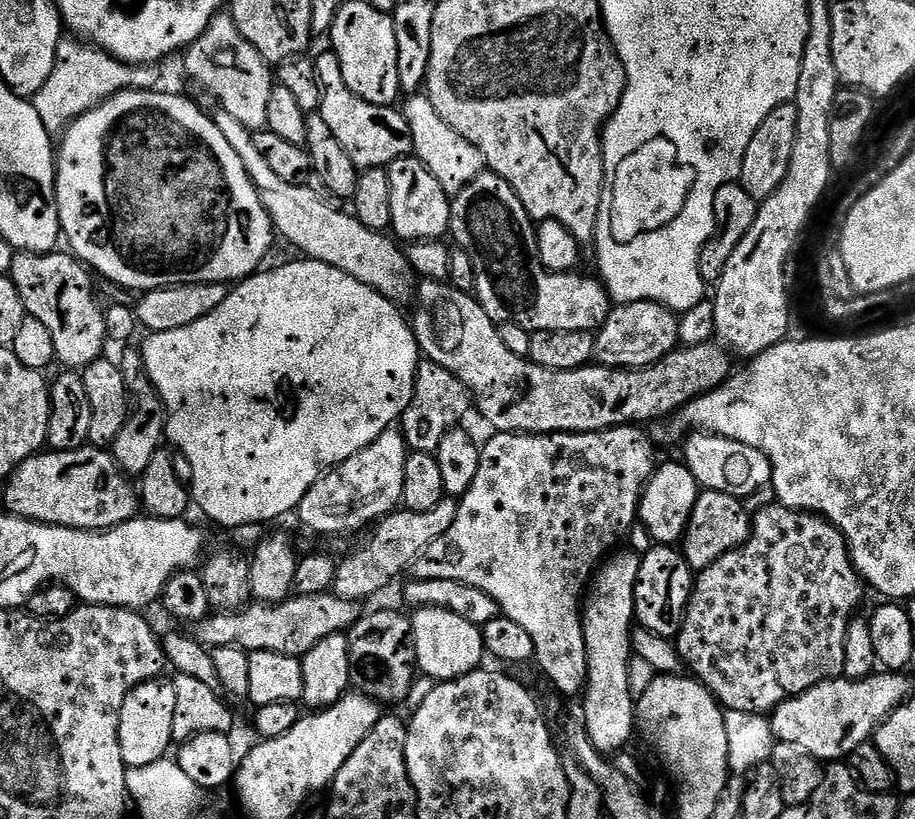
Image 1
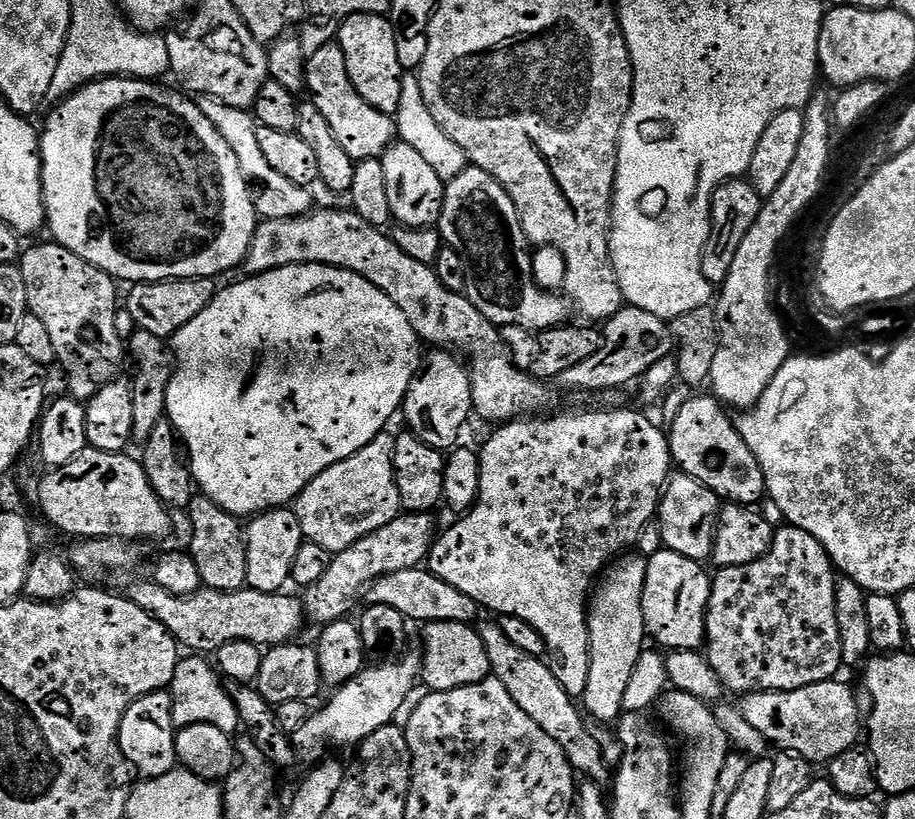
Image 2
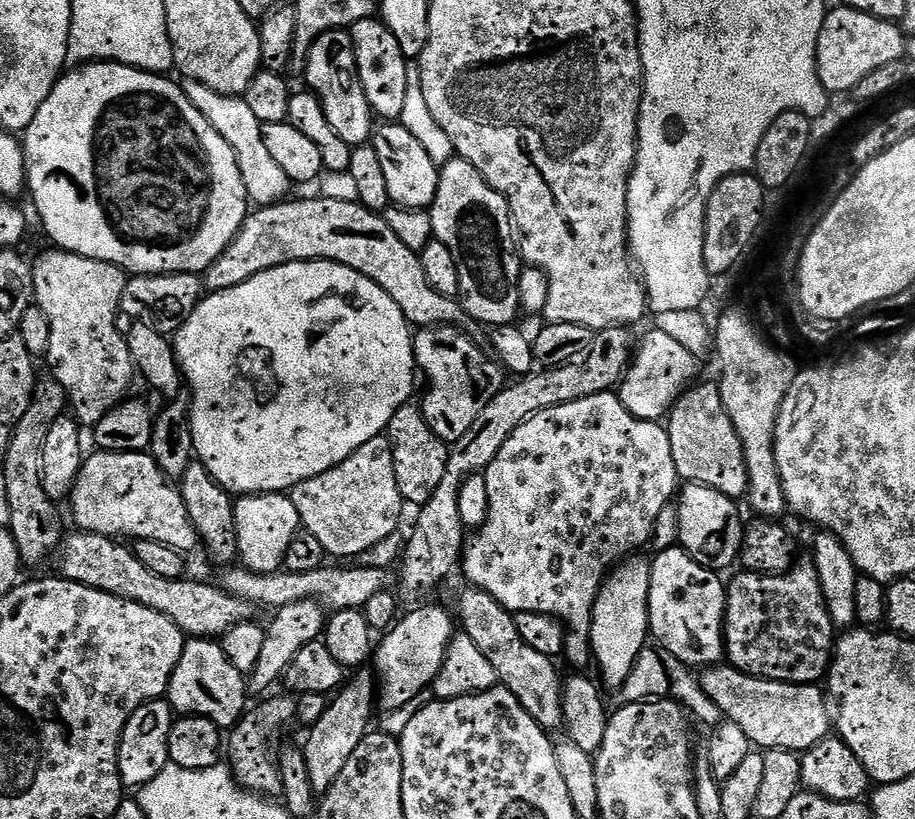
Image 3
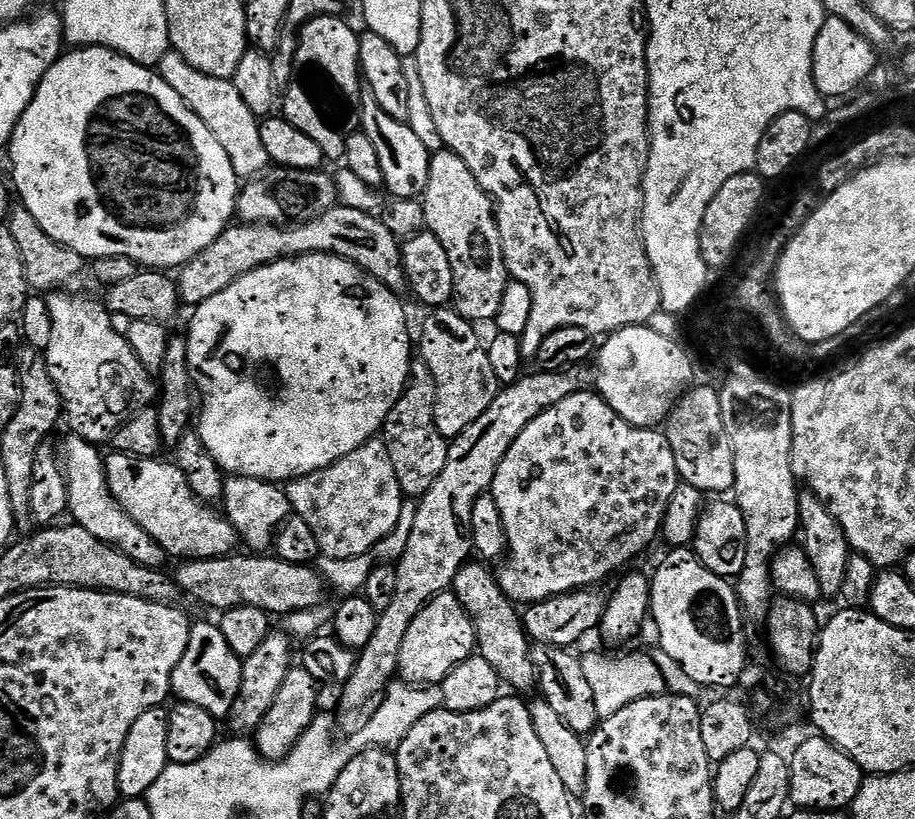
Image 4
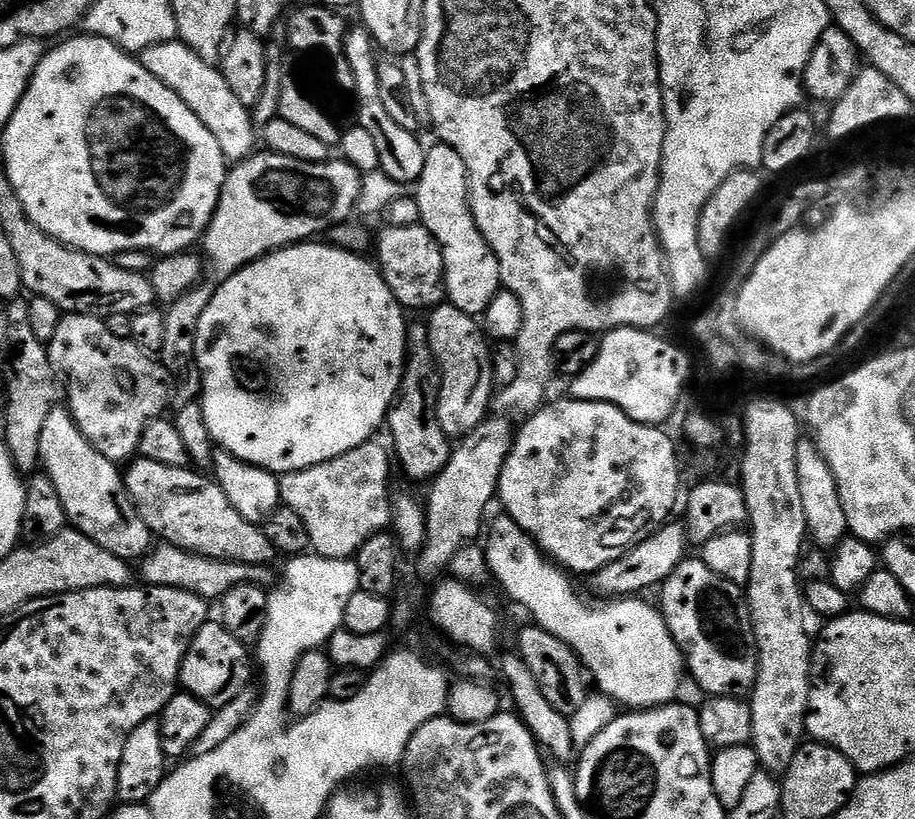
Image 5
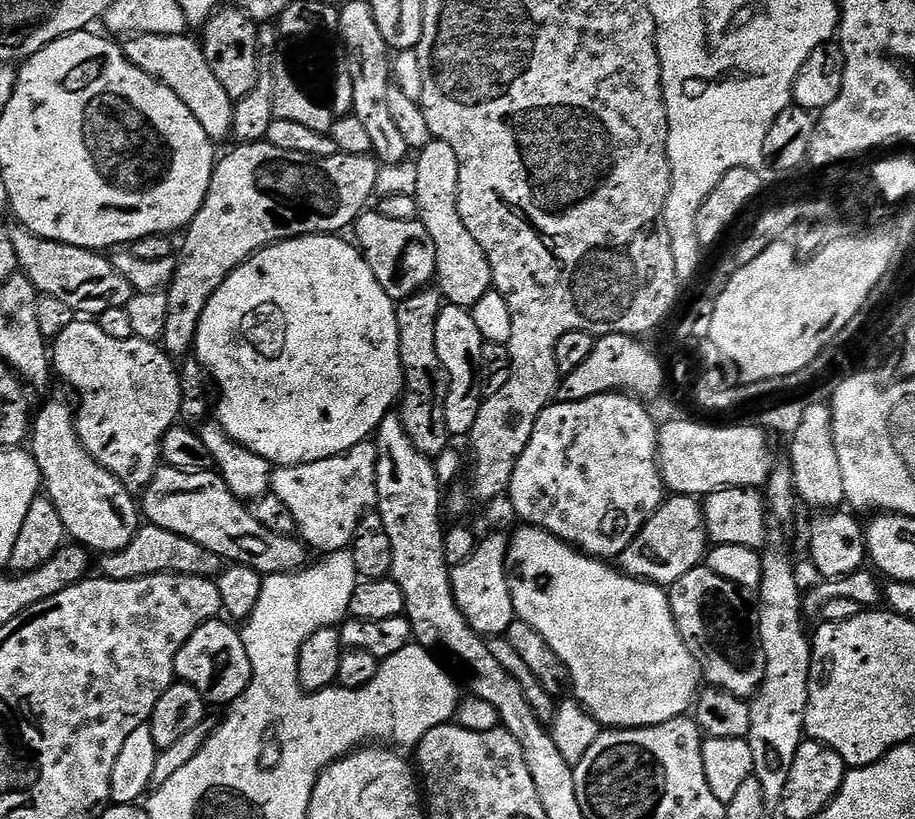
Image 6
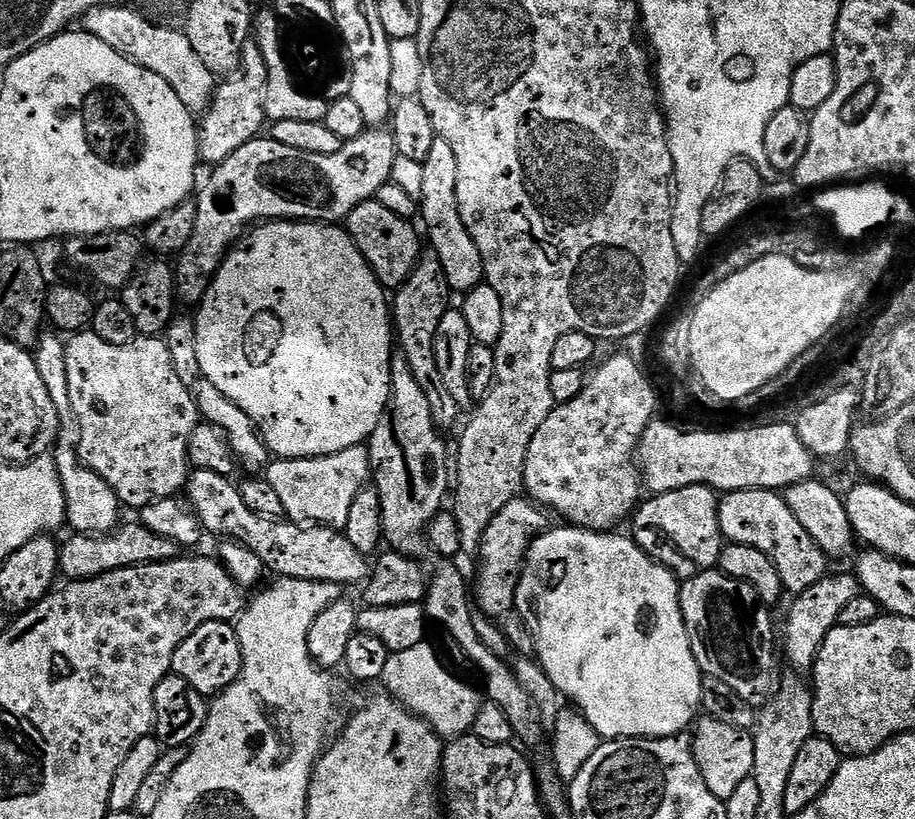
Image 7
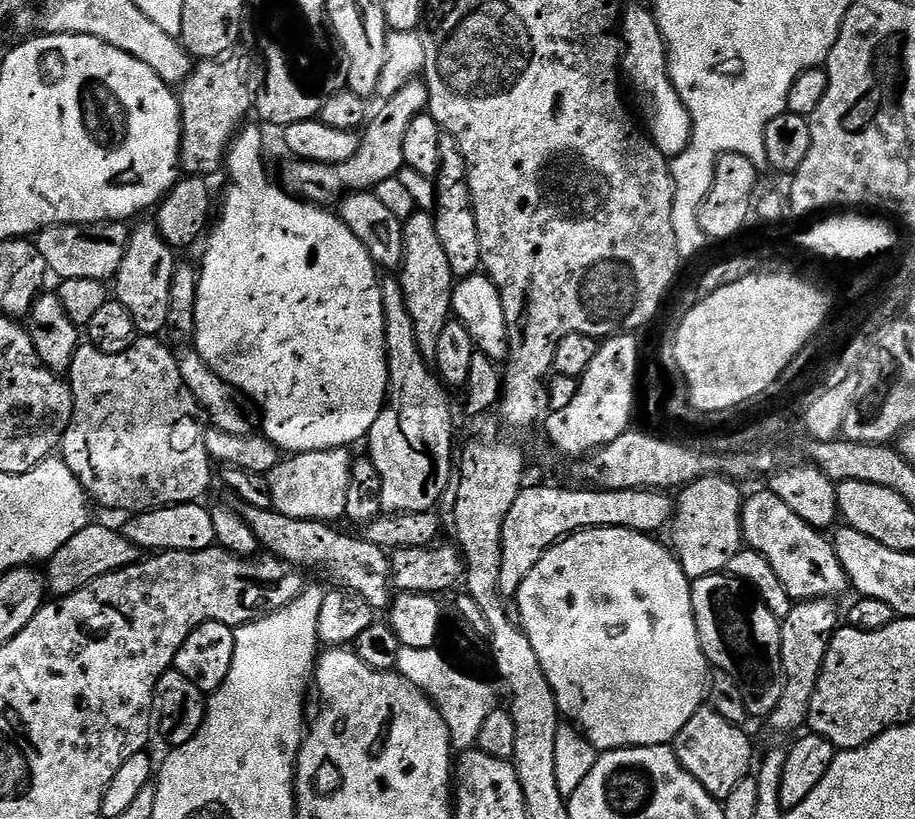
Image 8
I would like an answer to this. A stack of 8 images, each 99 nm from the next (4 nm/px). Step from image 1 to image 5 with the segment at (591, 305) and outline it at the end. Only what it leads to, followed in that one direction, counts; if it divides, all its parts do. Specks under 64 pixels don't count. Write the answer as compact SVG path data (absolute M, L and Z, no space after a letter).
M436 142L424 153L422 174L414 185L420 223L438 242L444 263L444 290L447 303L466 314L480 318L502 290L500 263L490 250L482 230L474 222L468 205L468 171L458 158L458 150Z

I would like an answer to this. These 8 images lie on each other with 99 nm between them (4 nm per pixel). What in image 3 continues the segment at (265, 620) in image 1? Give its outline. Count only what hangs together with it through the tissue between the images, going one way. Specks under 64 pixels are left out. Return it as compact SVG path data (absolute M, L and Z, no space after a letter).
M79 530L73 533L73 536L72 533L65 535L58 549L59 575L63 579L97 588L123 600L138 602L150 610L158 610L158 614L166 614L166 618L170 618L170 622L181 628L188 638L219 638L226 630L253 619L253 604L223 592L215 583L203 584L200 580L189 578L164 578L148 570L133 549L119 539Z

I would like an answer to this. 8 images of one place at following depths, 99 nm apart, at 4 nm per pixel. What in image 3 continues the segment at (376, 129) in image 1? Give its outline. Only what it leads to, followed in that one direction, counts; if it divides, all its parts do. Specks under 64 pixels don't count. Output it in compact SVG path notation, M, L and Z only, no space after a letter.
M351 31L327 32L319 36L308 52L308 69L304 71L303 79L308 80L307 87L322 102L326 119L330 121L330 126L334 126L342 142L359 146L371 141L374 113L370 102L366 102L362 82L356 76L356 55Z

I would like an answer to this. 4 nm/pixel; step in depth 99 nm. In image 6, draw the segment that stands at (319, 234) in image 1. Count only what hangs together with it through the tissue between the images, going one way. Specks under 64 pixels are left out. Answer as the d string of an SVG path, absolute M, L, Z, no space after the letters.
M146 34L145 36L129 36L123 41L124 57L134 66L141 68L156 80L161 80L182 102L186 102L186 110L198 118L202 130L213 142L229 139L232 136L232 123L234 122L234 101L226 90L214 78L210 66L206 66L203 47L191 40L191 35L159 36Z

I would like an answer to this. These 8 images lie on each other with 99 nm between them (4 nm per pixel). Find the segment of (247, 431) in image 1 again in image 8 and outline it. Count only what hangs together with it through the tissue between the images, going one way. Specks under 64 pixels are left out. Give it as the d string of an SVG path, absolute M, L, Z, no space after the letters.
M241 127L236 133L227 153L226 153L226 173L228 172L228 189L224 192L224 205L219 205L218 219L211 225L210 231L206 236L204 248L204 261L199 261L198 271L200 281L198 282L198 306L196 307L196 330L194 333L194 348L200 353L200 357L208 363L224 379L225 382L231 384L237 393L249 396L254 403L260 407L260 416L264 419L264 428L262 434L271 444L275 444L277 448L288 454L299 454L301 452L321 452L322 450L330 450L331 448L348 448L353 446L367 437L368 431L374 426L374 422L378 418L378 414L384 408L384 402L388 394L388 351L386 350L386 338L384 337L384 311L382 310L382 294L380 293L381 277L378 275L378 269L373 264L370 254L366 254L366 246L362 246L362 242L352 239L350 230L342 223L339 223L335 215L328 216L329 209L324 206L309 204L299 198L290 195L279 183L276 184L268 177L268 172L264 169L264 156L260 151L264 148L264 136L256 128Z

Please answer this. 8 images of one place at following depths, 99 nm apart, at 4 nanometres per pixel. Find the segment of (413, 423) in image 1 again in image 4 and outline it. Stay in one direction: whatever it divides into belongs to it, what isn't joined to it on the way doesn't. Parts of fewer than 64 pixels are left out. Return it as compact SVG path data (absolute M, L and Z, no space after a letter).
M452 306L433 308L427 315L420 328L420 340L418 336L418 356L436 383L434 422L445 440L451 442L466 426L486 414L502 385L490 366L487 347L480 345L480 336L472 329L475 328L473 321L461 316Z

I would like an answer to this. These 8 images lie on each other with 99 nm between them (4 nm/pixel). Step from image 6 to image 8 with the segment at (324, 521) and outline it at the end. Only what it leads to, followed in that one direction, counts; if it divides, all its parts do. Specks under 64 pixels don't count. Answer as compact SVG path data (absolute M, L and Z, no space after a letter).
M331 448L321 452L301 452L281 459L280 465L267 475L272 508L290 518L340 522L345 519L346 494L352 481L353 453L348 448Z

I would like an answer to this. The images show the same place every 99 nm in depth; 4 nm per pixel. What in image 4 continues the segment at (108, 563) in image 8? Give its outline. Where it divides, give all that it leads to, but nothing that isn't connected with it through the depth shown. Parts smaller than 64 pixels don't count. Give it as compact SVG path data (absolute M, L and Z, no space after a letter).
M274 554L240 555L183 561L174 572L177 589L208 608L217 608L220 614L238 606L258 606L258 610L273 617L287 618L294 612L319 608L325 603L326 581L315 567L282 562Z

